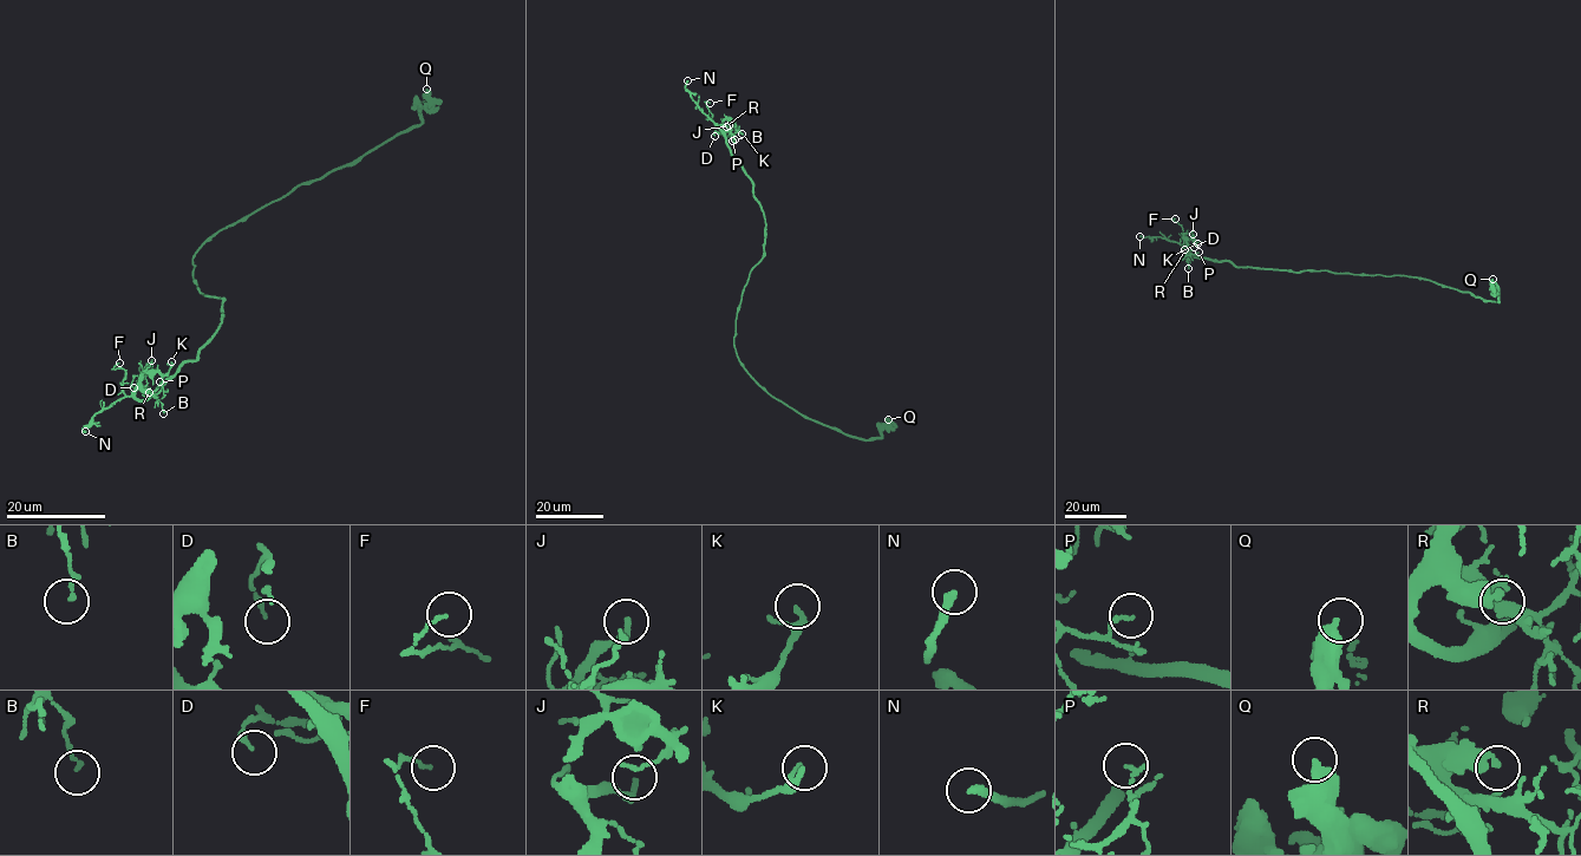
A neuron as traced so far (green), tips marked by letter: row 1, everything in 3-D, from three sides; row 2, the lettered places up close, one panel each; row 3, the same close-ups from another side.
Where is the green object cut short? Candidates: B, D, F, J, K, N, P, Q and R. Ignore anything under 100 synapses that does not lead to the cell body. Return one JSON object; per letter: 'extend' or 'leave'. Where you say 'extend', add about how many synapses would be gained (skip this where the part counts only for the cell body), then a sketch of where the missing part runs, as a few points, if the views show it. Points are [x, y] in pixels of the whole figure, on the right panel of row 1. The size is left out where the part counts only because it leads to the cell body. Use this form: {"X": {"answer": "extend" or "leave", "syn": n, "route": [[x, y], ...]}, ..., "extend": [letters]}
{"B": {"answer": "leave"}, "D": {"answer": "leave"}, "F": {"answer": "leave"}, "J": {"answer": "leave"}, "K": {"answer": "leave"}, "N": {"answer": "extend", "route": [[1139, 236], [1131, 232], [1125, 237], [1109, 242], [1083, 236]]}, "P": {"answer": "leave"}, "Q": {"answer": "leave"}, "R": {"answer": "leave"}, "extend": ["N"]}

